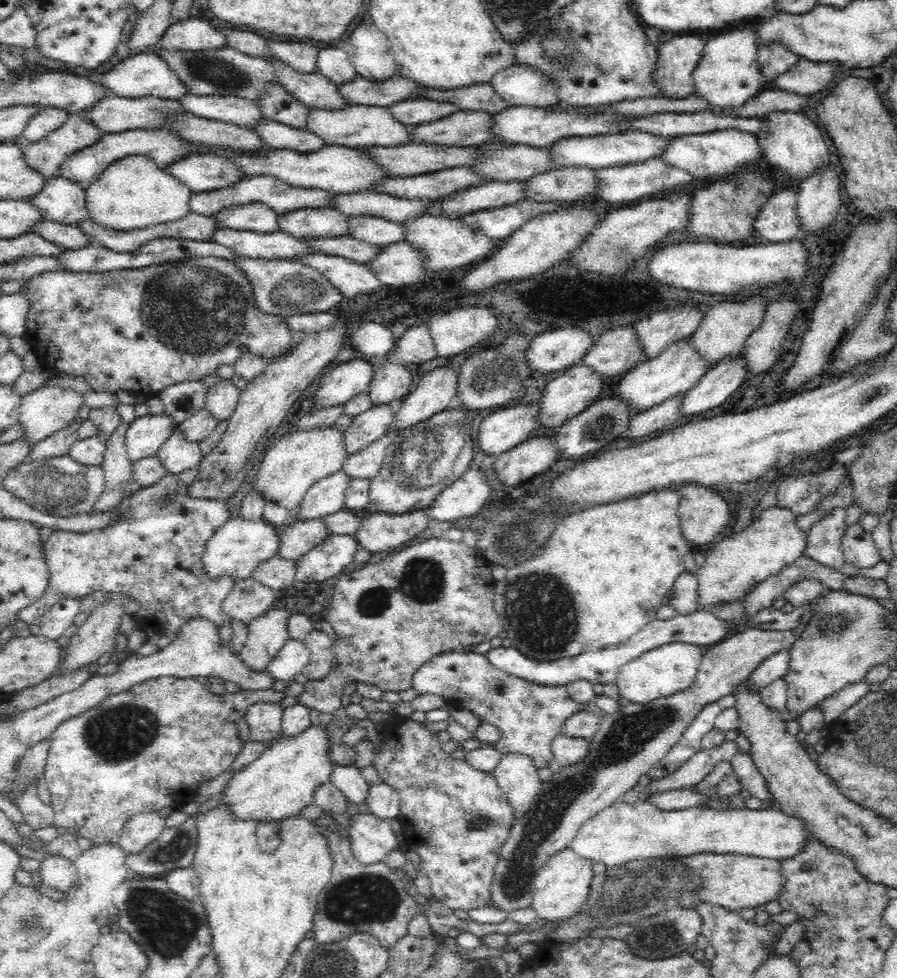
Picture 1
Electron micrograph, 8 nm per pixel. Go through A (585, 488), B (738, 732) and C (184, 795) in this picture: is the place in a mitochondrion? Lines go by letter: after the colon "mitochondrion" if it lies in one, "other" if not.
A: other
B: other
C: other

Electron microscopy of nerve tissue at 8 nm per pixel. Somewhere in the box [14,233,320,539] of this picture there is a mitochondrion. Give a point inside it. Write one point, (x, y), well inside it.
(194, 308)

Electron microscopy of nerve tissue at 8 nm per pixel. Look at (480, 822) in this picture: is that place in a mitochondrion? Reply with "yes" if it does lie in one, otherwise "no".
yes

